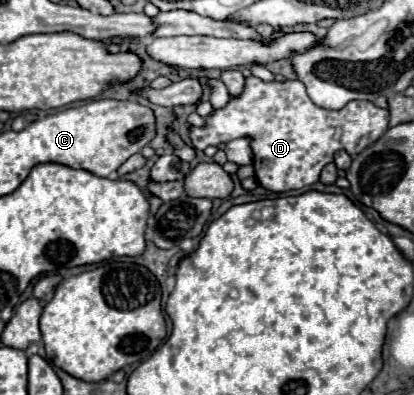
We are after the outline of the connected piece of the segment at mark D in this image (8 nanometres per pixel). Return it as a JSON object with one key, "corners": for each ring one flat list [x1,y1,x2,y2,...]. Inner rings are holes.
{"corners":[[250,75,240,95,232,95,226,107,212,109,202,127,190,127,190,143,194,149,222,145,226,141,246,137,254,153,256,181,274,193,302,191,318,181,326,163,334,161,338,149,358,155,370,143,378,141,388,129,388,109,376,107,372,101,350,101,342,111,328,111,310,101,300,81,262,81]]}

